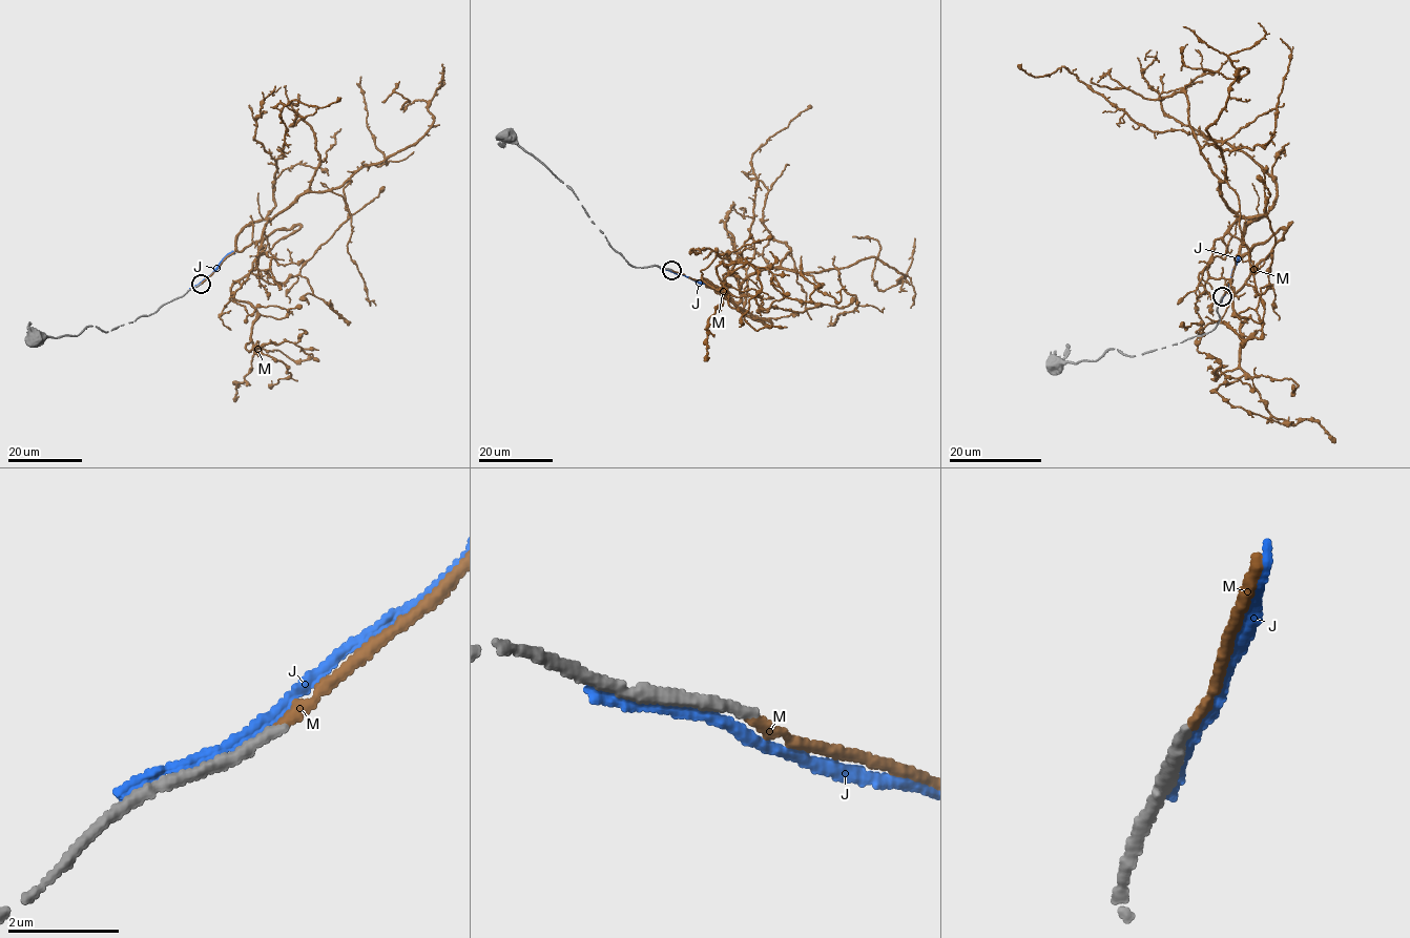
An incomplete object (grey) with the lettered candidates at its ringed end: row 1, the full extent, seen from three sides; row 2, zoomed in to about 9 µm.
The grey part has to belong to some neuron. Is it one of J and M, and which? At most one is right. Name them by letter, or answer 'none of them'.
M

